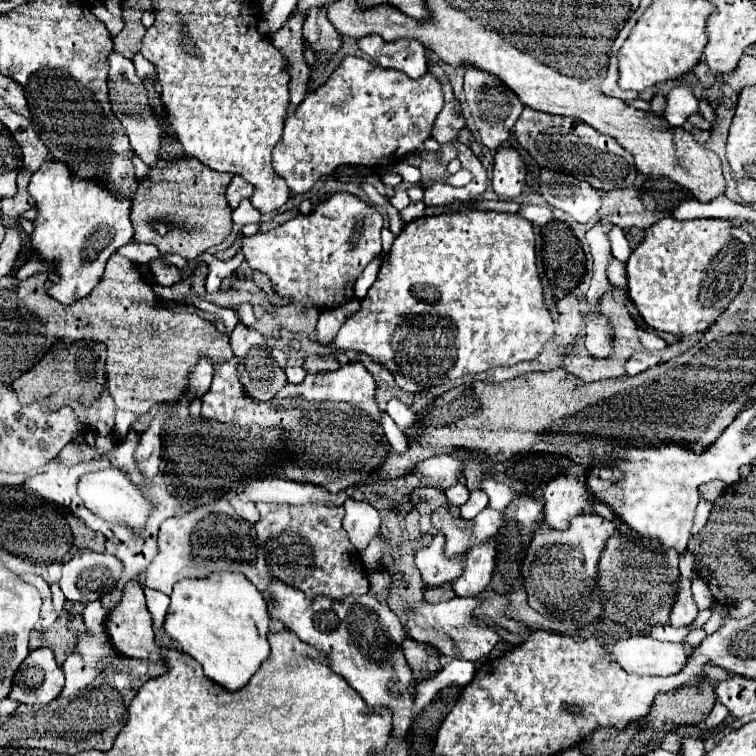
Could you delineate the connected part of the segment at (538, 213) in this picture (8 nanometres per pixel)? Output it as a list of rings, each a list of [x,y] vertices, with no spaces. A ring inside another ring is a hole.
[[[521,204],[519,214],[521,214],[525,220],[529,220],[529,222],[533,222],[533,224],[539,224],[539,226],[547,224],[547,222],[553,218],[553,214],[551,214],[551,210],[549,210],[547,206],[531,206],[531,204]]]

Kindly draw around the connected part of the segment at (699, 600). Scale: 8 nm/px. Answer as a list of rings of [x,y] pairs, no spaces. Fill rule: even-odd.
[[[695,578],[691,582],[691,590],[693,590],[693,600],[695,600],[695,604],[697,604],[699,610],[705,610],[705,608],[713,606],[713,596],[711,596],[711,590],[705,584],[705,580]]]

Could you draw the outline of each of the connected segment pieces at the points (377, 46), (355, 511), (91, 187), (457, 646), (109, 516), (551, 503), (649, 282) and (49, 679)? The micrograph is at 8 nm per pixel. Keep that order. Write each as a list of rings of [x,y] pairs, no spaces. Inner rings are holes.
[[[371,34],[357,40],[357,46],[369,54],[381,68],[395,68],[409,78],[419,78],[427,70],[427,52],[417,40],[385,42],[381,36]]]
[[[353,498],[345,500],[345,518],[343,528],[349,534],[349,540],[355,544],[357,550],[363,550],[371,538],[379,532],[381,516],[369,502],[357,502]]]
[[[51,160],[33,174],[29,194],[37,200],[35,206],[39,210],[31,246],[41,258],[55,262],[55,272],[61,276],[47,292],[61,304],[73,304],[95,288],[109,256],[131,242],[131,198],[113,198],[105,186],[97,186],[97,182],[89,182],[89,178],[73,178],[69,166]]]
[[[473,596],[473,598],[451,598],[441,604],[429,604],[425,600],[415,604],[415,610],[409,612],[407,628],[409,636],[417,642],[425,642],[431,646],[437,646],[443,650],[445,656],[451,658],[463,658],[463,660],[479,660],[481,656],[489,656],[493,646],[499,642],[499,636],[493,628],[478,625],[473,618],[473,610],[483,604],[483,596]]]
[[[111,466],[111,468],[103,468],[103,470],[93,470],[93,472],[87,472],[79,478],[77,482],[77,492],[83,500],[83,504],[93,512],[97,514],[99,518],[111,522],[111,524],[123,524],[127,528],[131,528],[131,532],[135,536],[141,536],[143,530],[145,530],[145,524],[151,516],[151,512],[155,510],[153,506],[153,500],[139,488],[131,482],[129,474],[119,468],[119,466]]]
[[[571,462],[567,470],[549,482],[545,498],[545,526],[555,530],[567,530],[569,518],[575,518],[585,500],[591,498],[585,486],[587,466]]]
[[[663,218],[645,230],[645,240],[629,256],[627,274],[629,274],[629,298],[639,308],[639,314],[643,316],[647,326],[683,338],[705,332],[725,312],[725,304],[727,300],[731,300],[733,290],[741,290],[747,268],[745,244],[731,234],[733,228],[735,228],[733,222],[717,218],[709,220]]]
[[[51,648],[33,650],[13,676],[9,698],[19,704],[49,704],[63,690],[63,672],[57,666]]]

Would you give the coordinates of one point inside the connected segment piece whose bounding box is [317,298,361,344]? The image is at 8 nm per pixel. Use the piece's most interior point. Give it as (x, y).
(330, 321)

